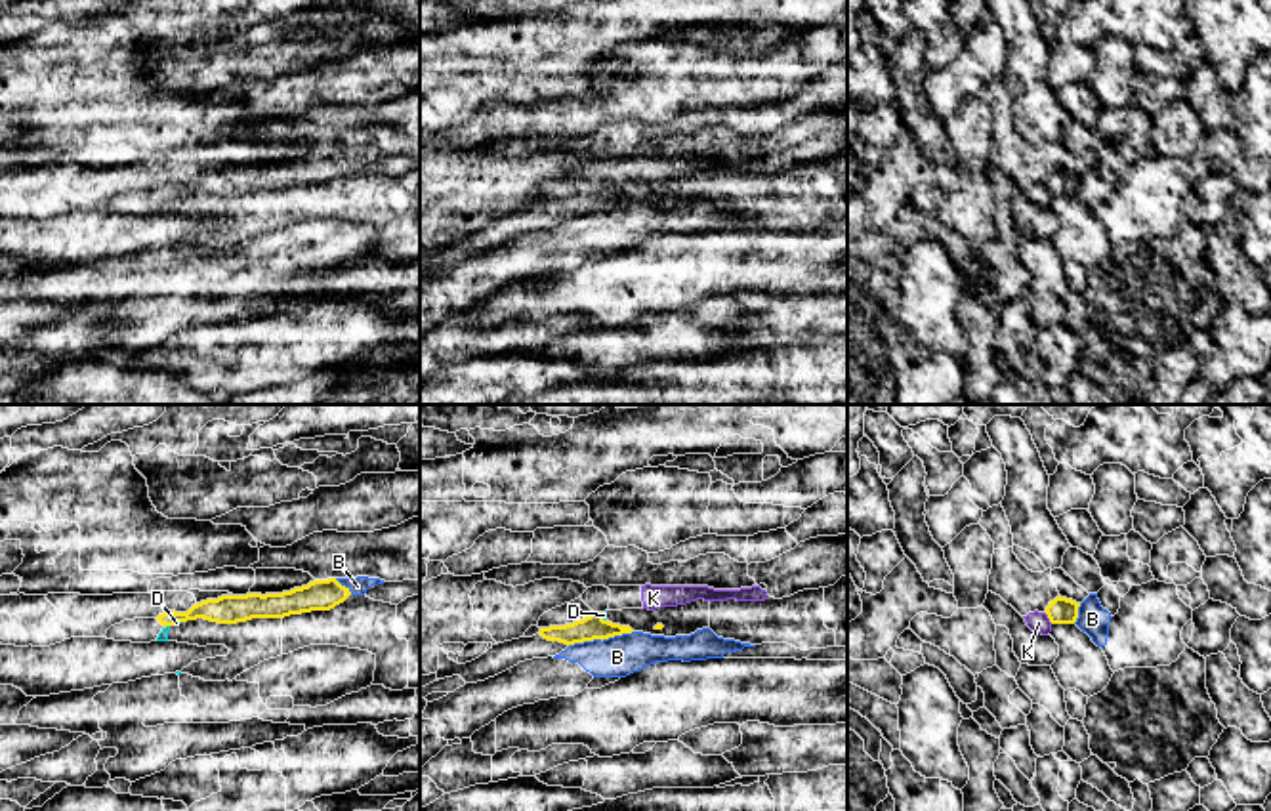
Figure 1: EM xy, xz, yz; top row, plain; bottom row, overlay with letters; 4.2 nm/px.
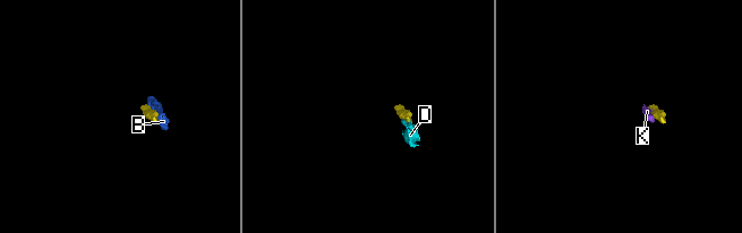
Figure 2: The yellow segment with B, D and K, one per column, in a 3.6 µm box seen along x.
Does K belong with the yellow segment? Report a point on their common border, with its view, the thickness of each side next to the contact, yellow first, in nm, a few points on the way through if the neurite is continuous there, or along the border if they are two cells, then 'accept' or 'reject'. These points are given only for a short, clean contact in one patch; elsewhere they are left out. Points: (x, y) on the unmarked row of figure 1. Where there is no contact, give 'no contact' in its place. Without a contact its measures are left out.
contact yz (1048, 189); calibres 110 and 90 nm; accept

